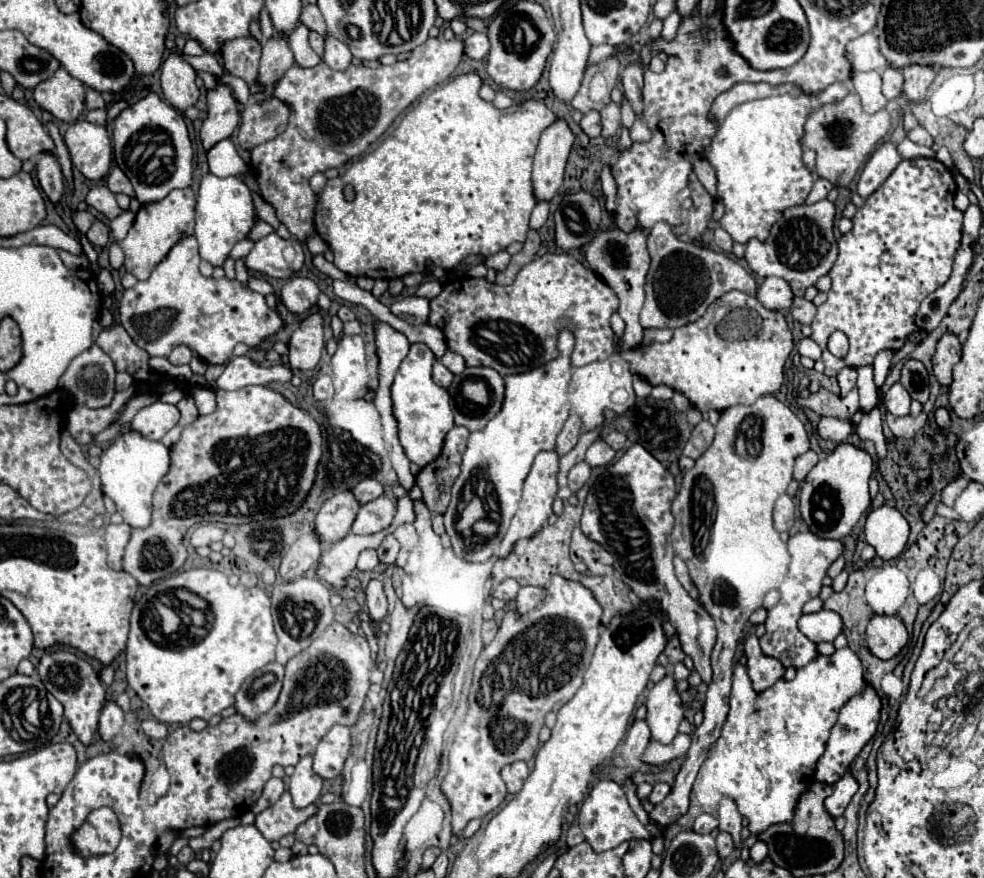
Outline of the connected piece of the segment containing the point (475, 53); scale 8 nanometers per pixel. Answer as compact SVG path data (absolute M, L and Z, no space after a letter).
M468 34L464 36L464 54L474 58L474 60L482 60L490 50L490 42L488 42L488 36L486 34Z

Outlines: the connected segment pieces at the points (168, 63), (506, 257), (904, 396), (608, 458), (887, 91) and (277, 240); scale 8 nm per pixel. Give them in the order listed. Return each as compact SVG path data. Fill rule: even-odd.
M170 54L160 68L160 86L164 98L180 112L198 102L200 90L194 84L196 70L180 58L180 54Z
M502 250L502 252L496 252L496 254L488 256L484 264L486 264L488 268L494 268L496 272L502 272L502 270L508 266L508 262L510 262L510 254L508 254L506 250Z
M896 382L886 394L884 394L884 406L890 414L894 416L906 416L910 412L910 396L908 392L902 388L900 382Z
M596 440L590 444L584 462L590 466L602 466L602 464L610 464L614 460L616 452L604 442L604 440Z
M888 66L882 72L882 82L884 82L882 92L884 92L884 96L888 100L894 100L894 98L898 98L902 94L902 74L898 70L894 70L894 68Z
M276 232L258 240L246 258L250 270L260 270L270 278L290 278L304 264L304 250L296 240L284 240Z

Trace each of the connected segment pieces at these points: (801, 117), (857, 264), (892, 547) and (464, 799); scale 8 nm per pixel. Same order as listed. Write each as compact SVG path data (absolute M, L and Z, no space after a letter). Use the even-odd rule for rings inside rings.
M782 94L782 96L768 96L768 98L756 98L748 100L744 104L738 104L730 110L730 114L720 122L718 132L712 138L708 162L712 164L716 172L716 190L718 198L724 202L724 216L720 220L720 226L732 236L732 240L746 244L750 238L764 240L774 224L782 216L782 212L790 206L804 204L806 196L812 188L812 176L802 164L802 124L806 122L806 116L810 114L810 108L814 108L814 96L810 94Z
M914 158L902 160L896 166L896 170L886 178L886 182L872 196L866 198L862 208L858 208L856 216L852 218L852 232L844 234L838 240L838 258L832 270L828 272L832 280L828 300L822 306L818 306L818 312L810 324L810 338L822 348L826 376L836 376L844 366L868 366L874 362L880 350L898 352L904 346L906 336L910 336L912 332L920 332L920 336L926 338L926 330L916 326L914 318L922 298L938 290L950 278L952 272L954 248L958 248L958 232L962 228L962 212L954 210L952 204L954 194L954 176L942 162L938 162L936 158ZM834 330L842 330L850 340L850 350L844 358L830 356L826 348L828 336Z
M880 506L866 516L864 536L882 560L896 558L908 542L908 522L906 518L890 506Z
M554 574L544 600L530 612L520 614L506 610L496 638L482 650L474 664L472 688L468 694L468 714L460 724L452 748L448 752L448 774L444 776L440 790L452 808L452 832L462 832L464 826L474 818L484 818L496 810L506 798L506 786L500 778L500 770L516 760L530 760L538 748L538 732L544 726L544 716L550 710L560 710L582 686L584 672L592 660L598 628L600 628L602 606L594 598L592 590L580 582L566 580Z

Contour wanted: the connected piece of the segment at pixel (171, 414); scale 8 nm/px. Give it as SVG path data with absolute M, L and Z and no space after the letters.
M154 402L142 408L130 422L130 430L142 434L148 440L160 440L180 418L176 406L166 402Z

